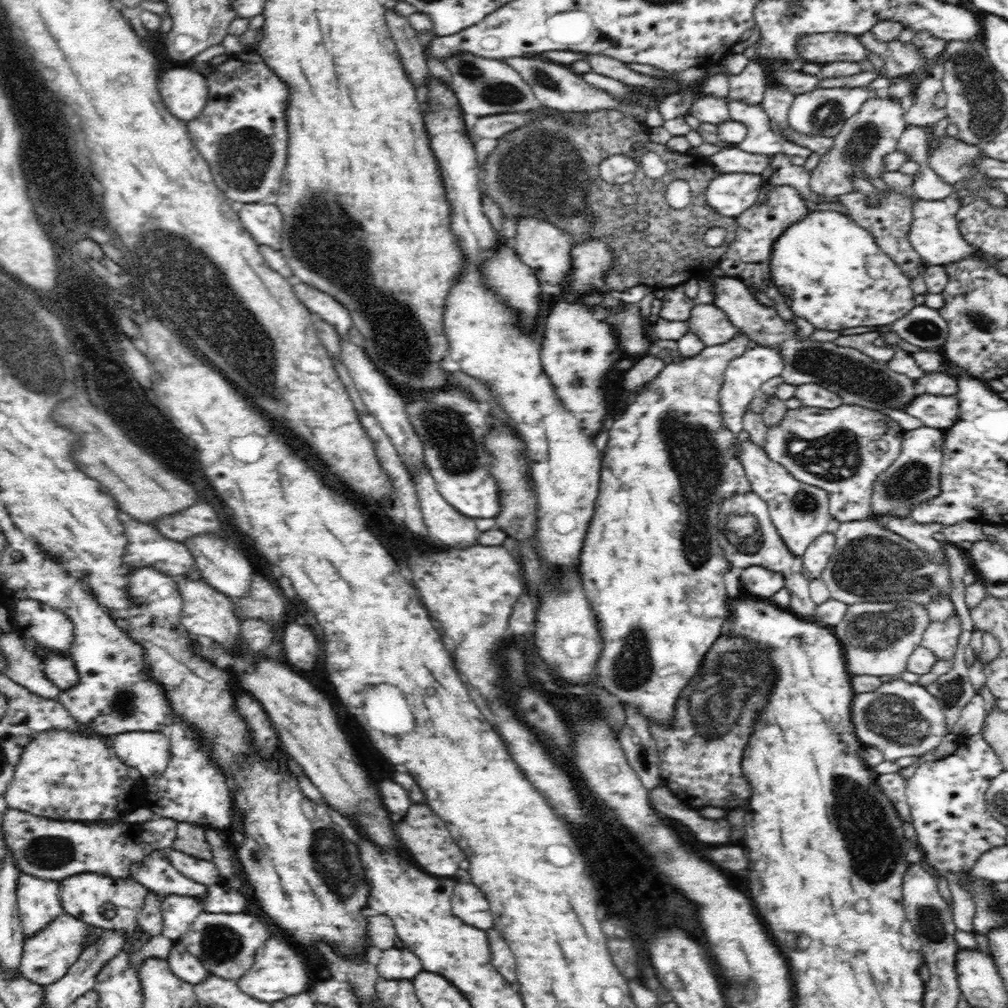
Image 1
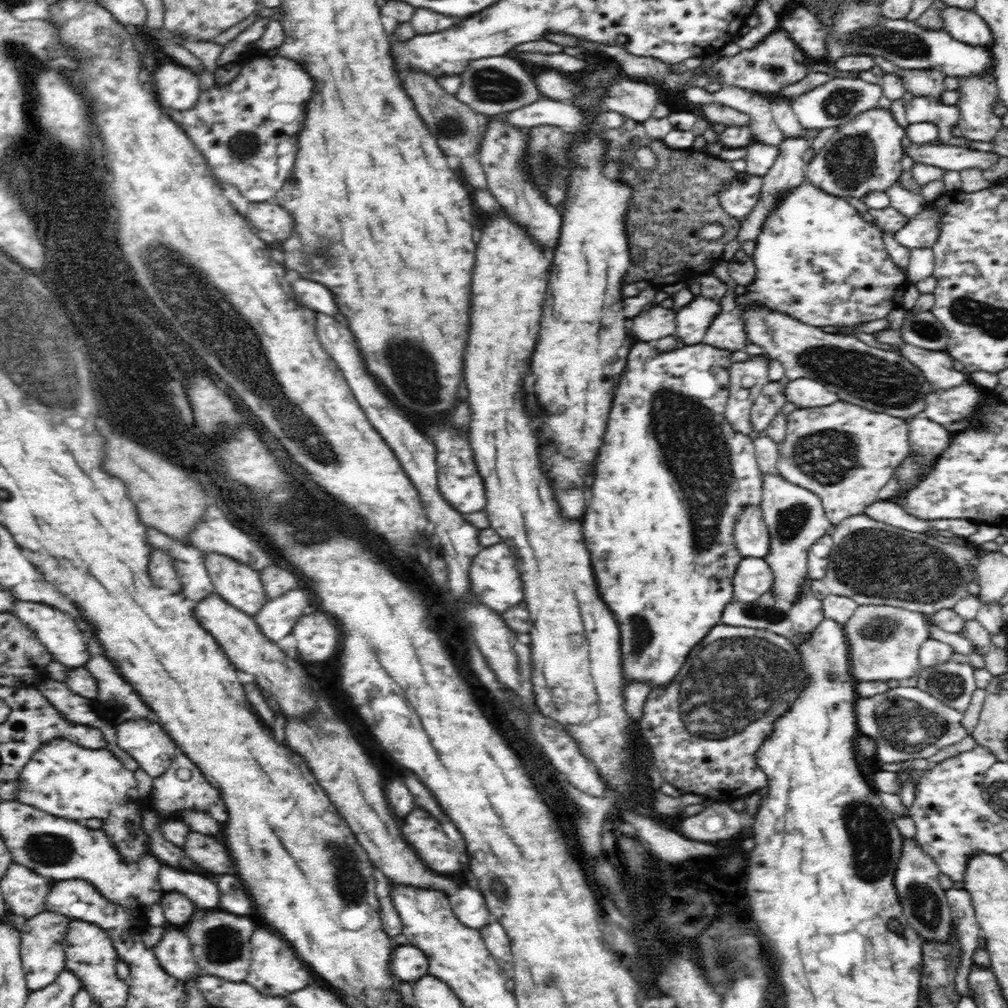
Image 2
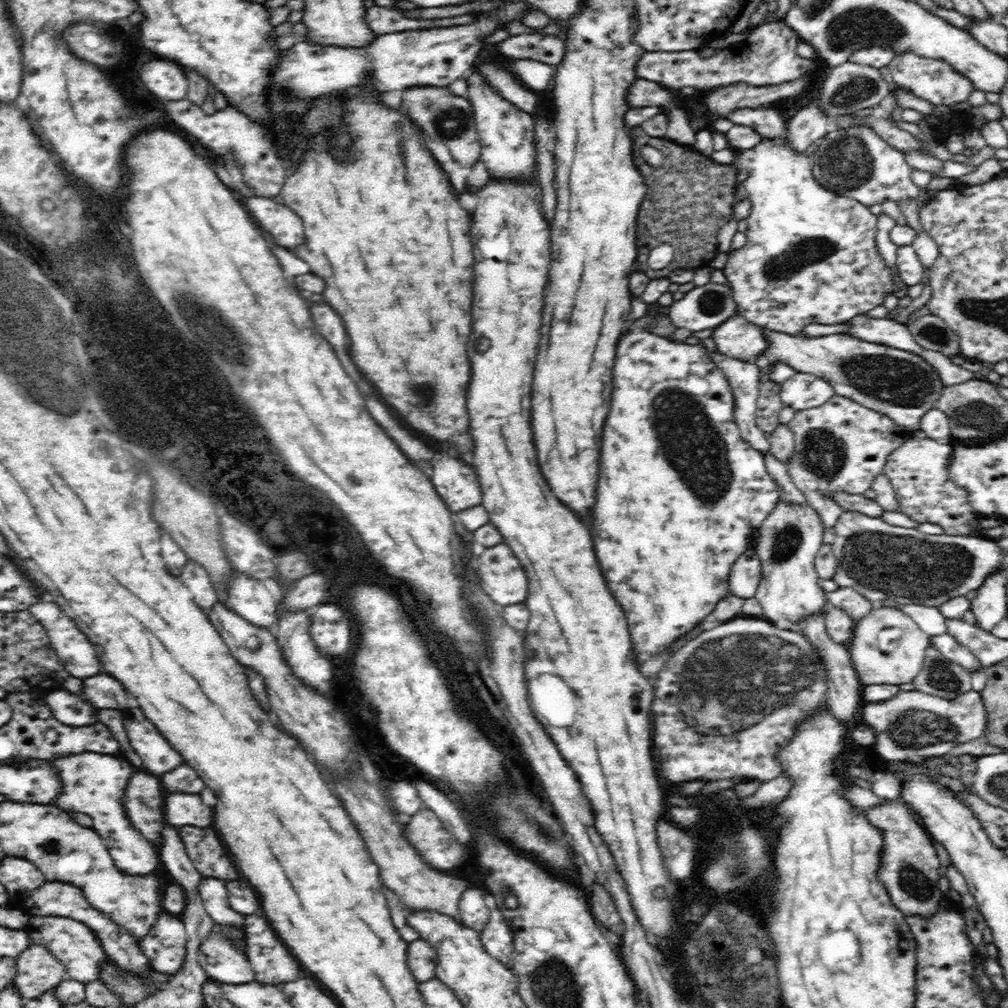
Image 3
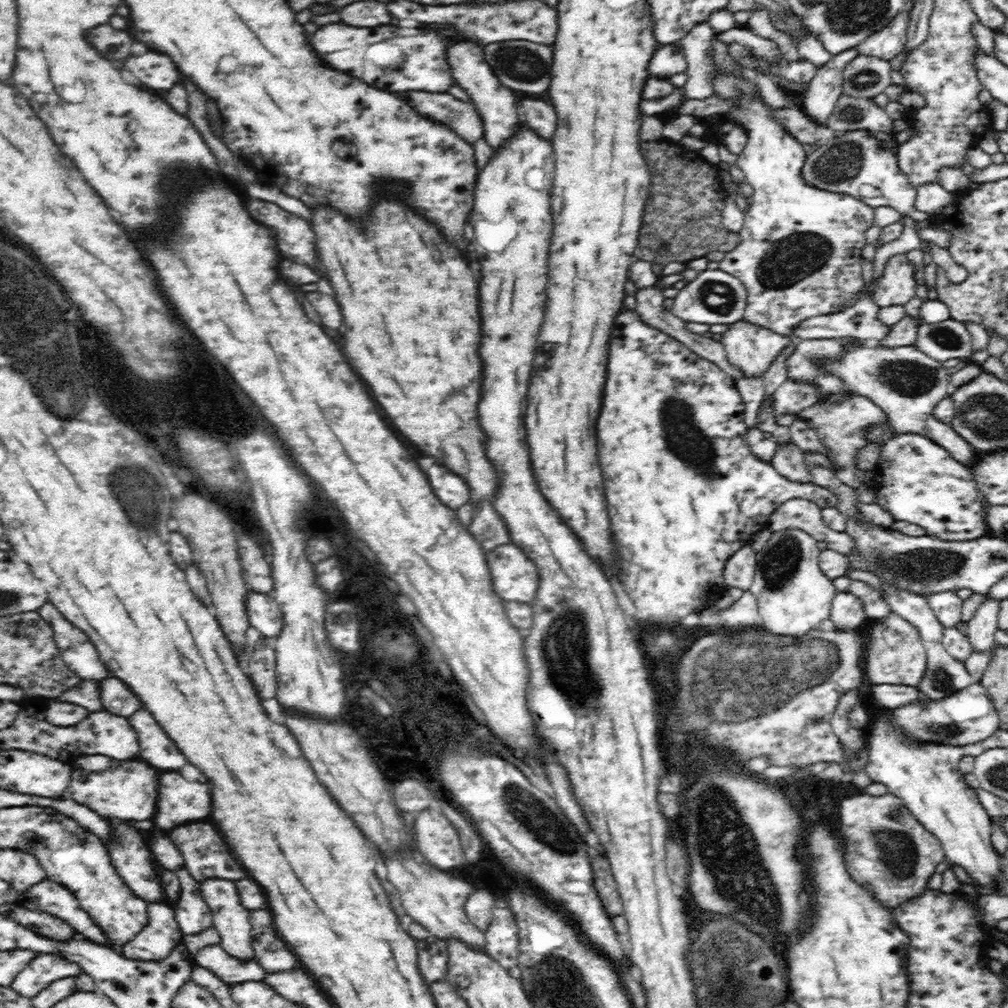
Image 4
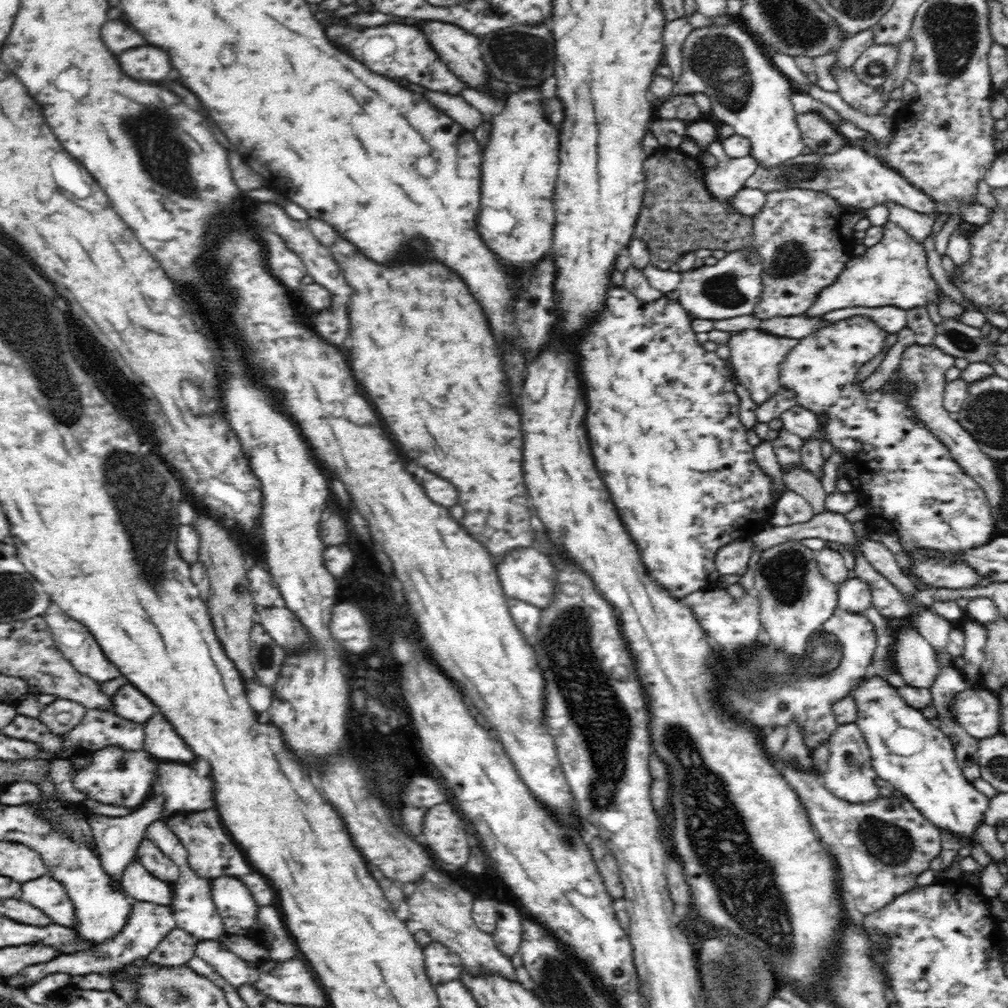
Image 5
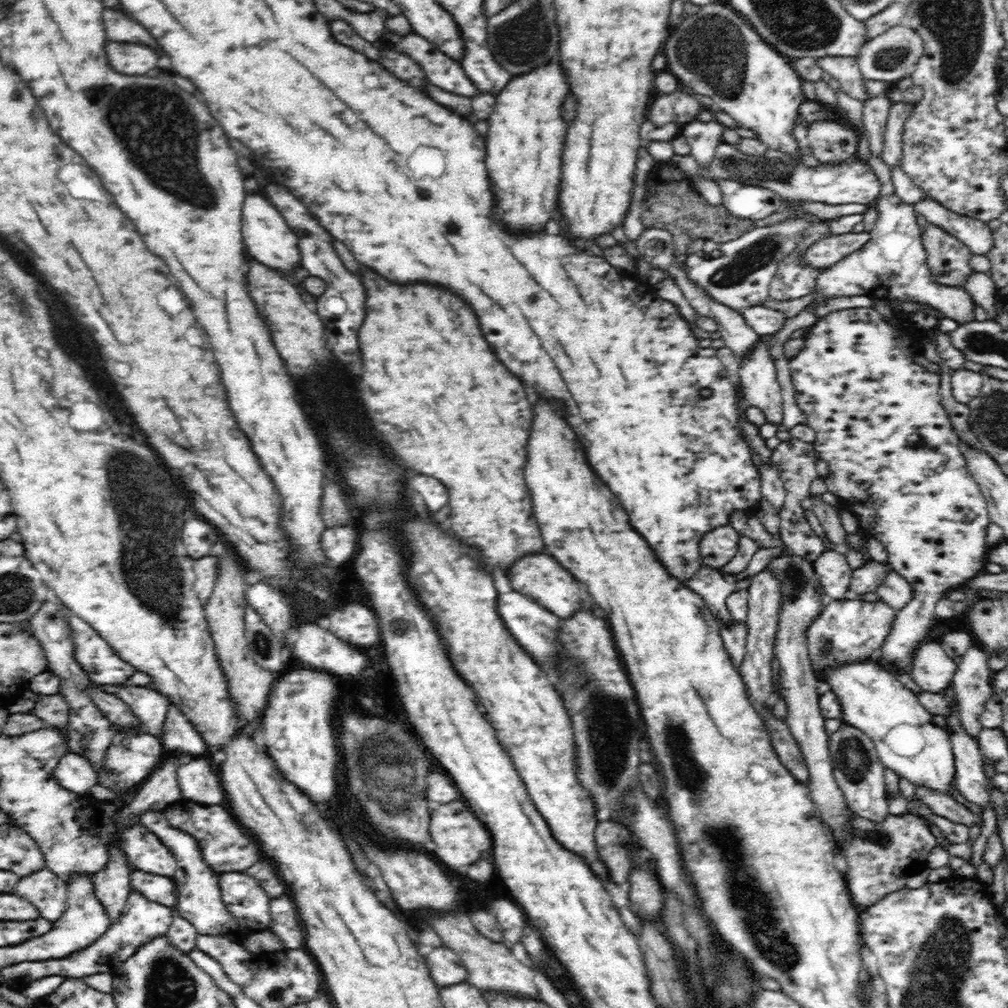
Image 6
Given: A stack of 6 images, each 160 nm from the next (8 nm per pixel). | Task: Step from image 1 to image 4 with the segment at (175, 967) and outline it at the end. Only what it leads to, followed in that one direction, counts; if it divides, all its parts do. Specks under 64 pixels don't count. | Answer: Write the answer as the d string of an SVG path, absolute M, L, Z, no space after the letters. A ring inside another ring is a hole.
M166 902L149 903L146 926L134 935L120 953L123 957L140 960L164 960L176 944L182 942L183 932L175 919L174 908Z

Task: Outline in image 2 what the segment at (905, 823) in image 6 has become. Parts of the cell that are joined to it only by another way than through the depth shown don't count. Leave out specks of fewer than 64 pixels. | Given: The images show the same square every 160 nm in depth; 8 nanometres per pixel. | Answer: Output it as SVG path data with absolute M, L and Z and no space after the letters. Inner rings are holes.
M902 838L902 854L894 870L894 886L909 925L926 942L935 940L936 943L946 943L953 930L953 915L950 914L948 892L940 887L938 881L940 872L937 862L921 849L915 838Z

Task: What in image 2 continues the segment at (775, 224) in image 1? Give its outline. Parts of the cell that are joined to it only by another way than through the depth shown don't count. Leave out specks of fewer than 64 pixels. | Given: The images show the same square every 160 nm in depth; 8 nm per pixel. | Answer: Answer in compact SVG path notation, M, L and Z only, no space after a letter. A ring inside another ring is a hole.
M784 138L784 142L778 146L780 152L778 152L778 158L774 161L774 164L769 168L767 173L762 177L762 187L760 200L754 209L742 222L739 224L739 232L736 236L736 240L746 242L746 240L756 241L756 238L761 234L762 228L771 214L771 211L779 204L779 201L787 194L790 193L793 188L801 186L802 183L806 182L805 170L807 163L802 160L803 152L810 147L810 140L807 138Z

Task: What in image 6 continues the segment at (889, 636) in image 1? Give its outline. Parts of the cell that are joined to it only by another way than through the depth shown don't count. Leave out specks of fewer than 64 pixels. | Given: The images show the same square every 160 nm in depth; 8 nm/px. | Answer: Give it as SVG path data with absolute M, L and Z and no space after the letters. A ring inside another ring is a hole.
M924 641L914 653L910 677L922 691L942 694L950 687L958 662L948 657L940 642Z

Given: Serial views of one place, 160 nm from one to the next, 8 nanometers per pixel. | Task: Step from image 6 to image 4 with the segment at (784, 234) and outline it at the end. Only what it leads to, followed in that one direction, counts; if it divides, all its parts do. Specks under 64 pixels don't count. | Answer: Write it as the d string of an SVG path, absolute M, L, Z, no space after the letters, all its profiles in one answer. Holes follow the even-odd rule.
M707 269L698 274L693 281L686 283L673 300L671 311L685 324L692 322L704 325L732 325L744 319L747 290L732 274L719 269Z

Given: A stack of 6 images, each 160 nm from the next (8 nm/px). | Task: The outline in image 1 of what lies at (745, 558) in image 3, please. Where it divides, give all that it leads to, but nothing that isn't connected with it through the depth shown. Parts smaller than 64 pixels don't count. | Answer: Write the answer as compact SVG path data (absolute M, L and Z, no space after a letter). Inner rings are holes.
M756 565L742 568L740 572L741 592L753 598L768 600L778 590L786 587L784 575Z

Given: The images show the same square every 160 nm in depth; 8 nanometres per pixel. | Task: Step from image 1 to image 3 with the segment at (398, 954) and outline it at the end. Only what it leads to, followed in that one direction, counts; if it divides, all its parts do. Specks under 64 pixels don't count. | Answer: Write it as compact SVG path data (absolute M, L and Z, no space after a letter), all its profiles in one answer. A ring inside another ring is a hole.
M417 939L408 944L408 968L416 980L426 982L434 978L438 955L427 940Z

